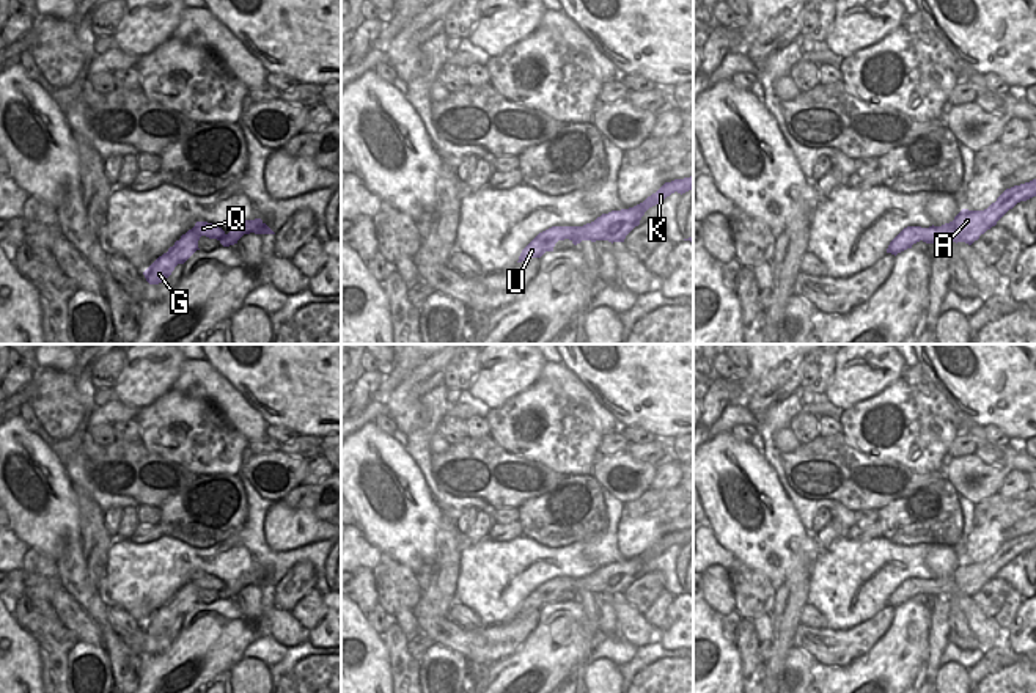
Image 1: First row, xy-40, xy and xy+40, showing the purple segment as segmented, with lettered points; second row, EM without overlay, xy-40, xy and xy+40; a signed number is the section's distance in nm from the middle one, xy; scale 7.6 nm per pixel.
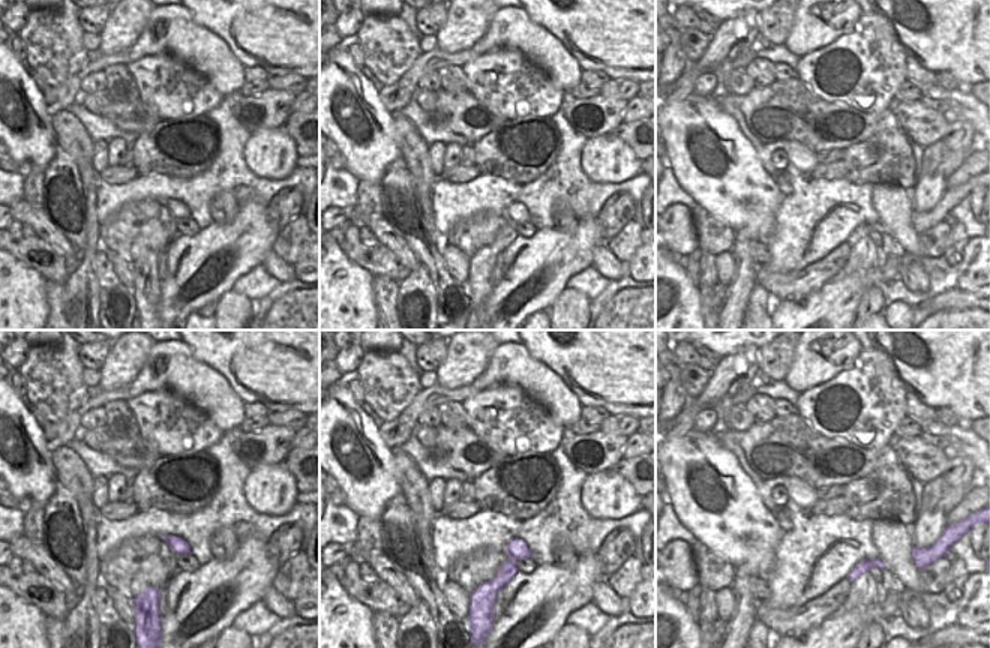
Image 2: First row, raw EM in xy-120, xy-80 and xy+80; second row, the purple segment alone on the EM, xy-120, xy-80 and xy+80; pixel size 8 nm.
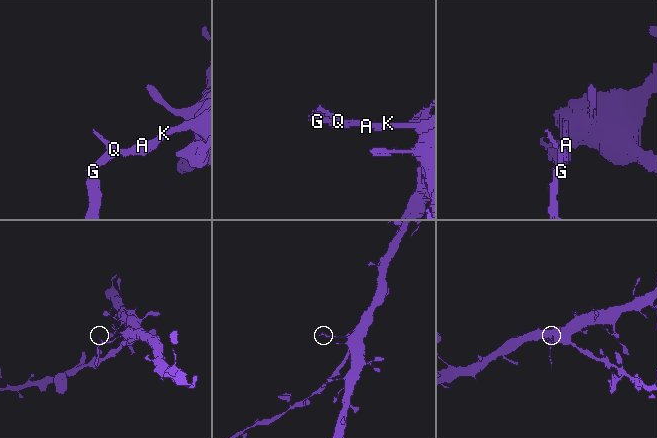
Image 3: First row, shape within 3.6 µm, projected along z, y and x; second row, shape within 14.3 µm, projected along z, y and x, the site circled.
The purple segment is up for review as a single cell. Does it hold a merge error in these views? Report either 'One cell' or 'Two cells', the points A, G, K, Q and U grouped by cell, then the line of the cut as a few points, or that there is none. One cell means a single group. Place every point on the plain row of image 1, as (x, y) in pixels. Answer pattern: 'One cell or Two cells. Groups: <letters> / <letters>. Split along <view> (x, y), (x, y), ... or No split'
Two cells. Groups: A K / G Q U. Split along xy (590, 586), (587, 591), (573, 593).

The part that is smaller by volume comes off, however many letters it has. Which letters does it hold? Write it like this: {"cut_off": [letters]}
{"cut_off": ["G", "Q", "U"]}

